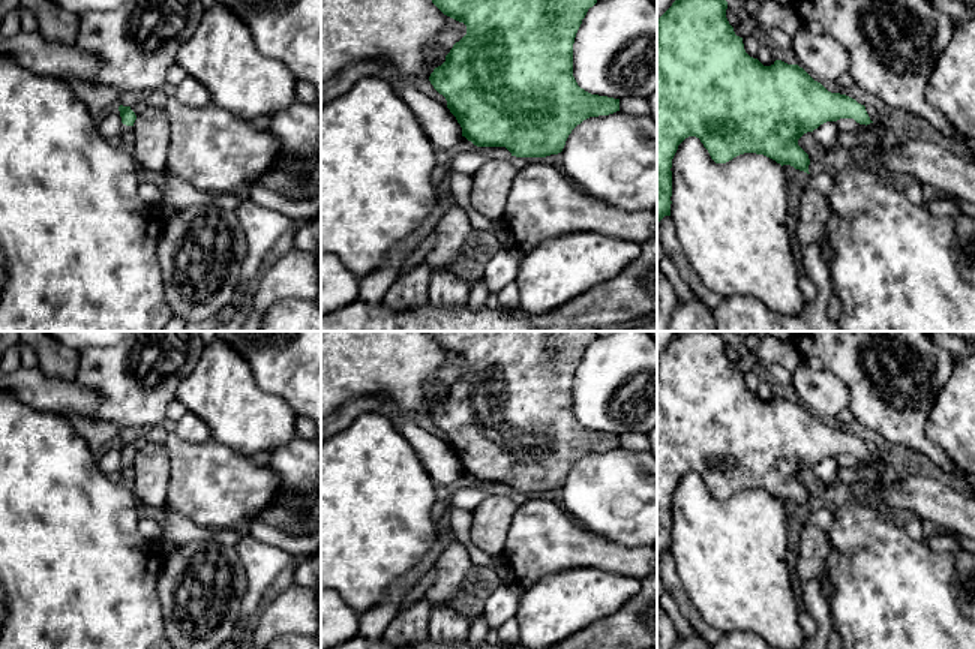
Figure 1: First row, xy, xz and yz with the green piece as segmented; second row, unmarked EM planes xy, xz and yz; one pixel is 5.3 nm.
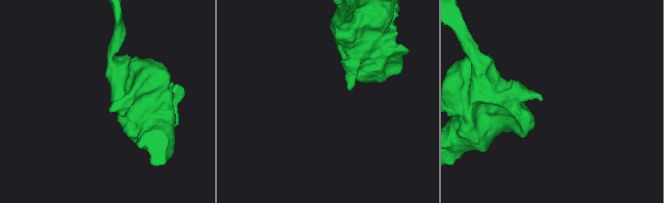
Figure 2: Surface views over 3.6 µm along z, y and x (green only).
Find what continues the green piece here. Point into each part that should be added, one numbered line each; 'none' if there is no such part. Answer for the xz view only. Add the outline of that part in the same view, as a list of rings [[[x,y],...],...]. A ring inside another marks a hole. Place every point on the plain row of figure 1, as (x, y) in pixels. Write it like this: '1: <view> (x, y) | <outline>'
none

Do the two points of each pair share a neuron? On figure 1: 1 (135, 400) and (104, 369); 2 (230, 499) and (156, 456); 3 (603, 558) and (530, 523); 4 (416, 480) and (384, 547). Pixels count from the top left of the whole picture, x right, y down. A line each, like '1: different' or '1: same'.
1: same
2: different
3: same
4: same

